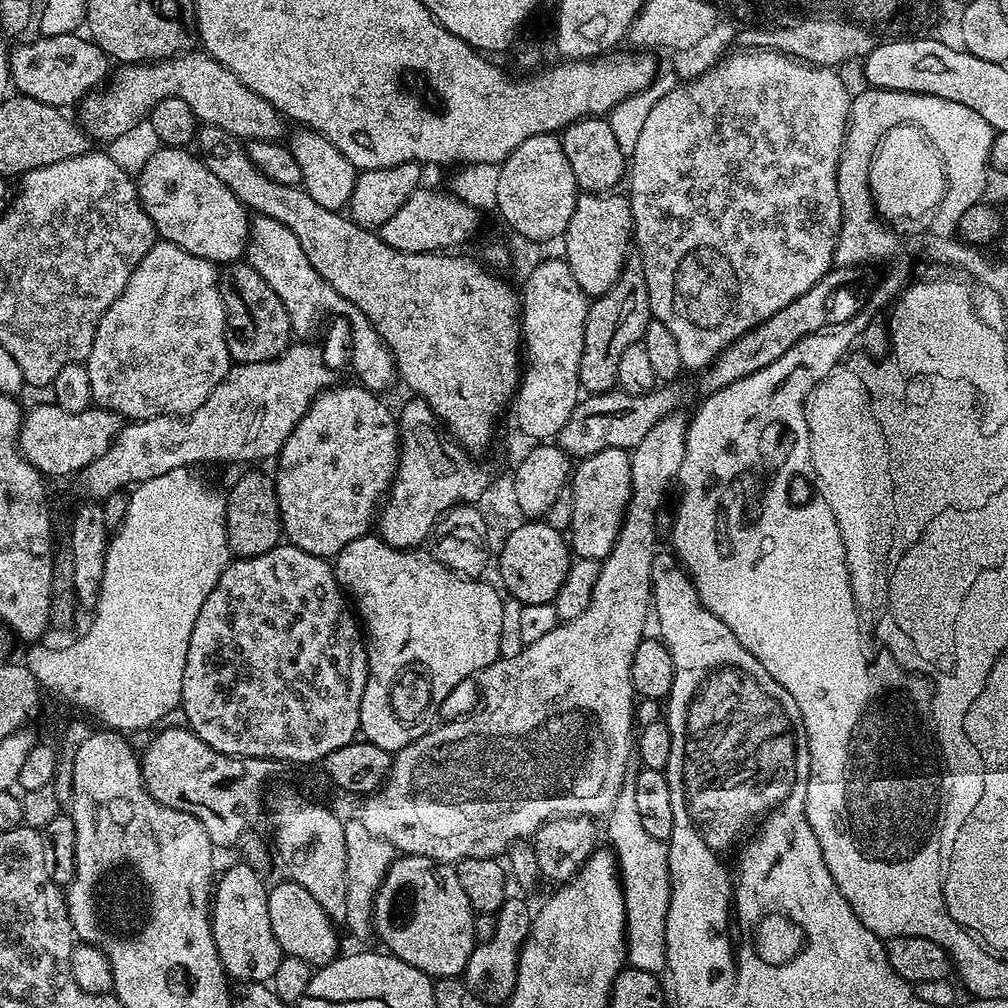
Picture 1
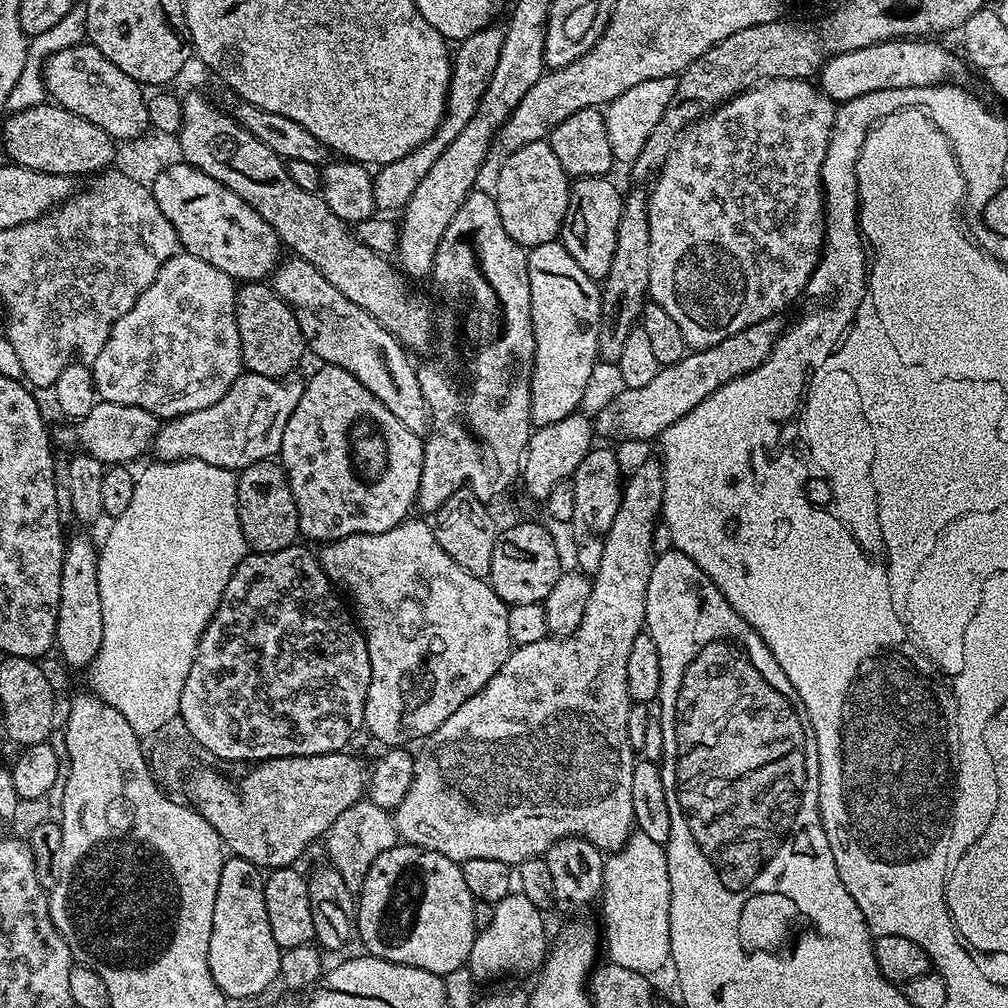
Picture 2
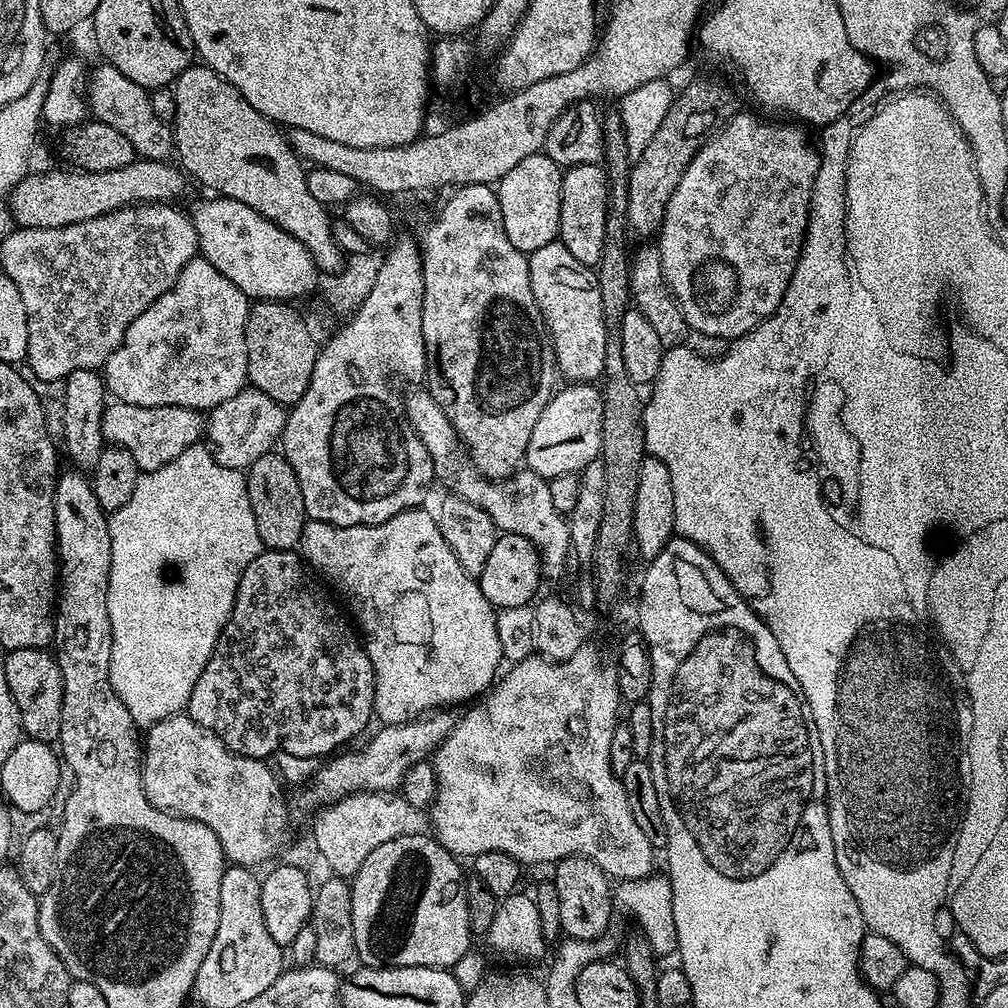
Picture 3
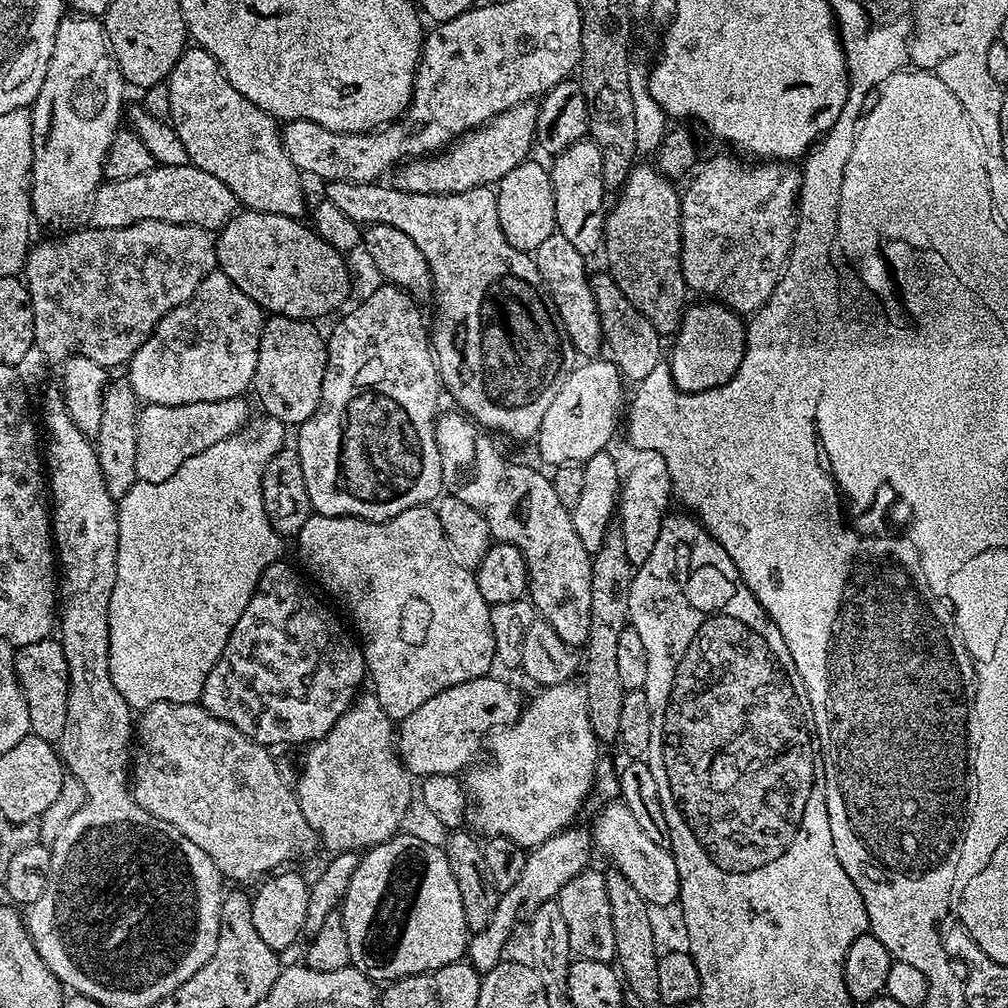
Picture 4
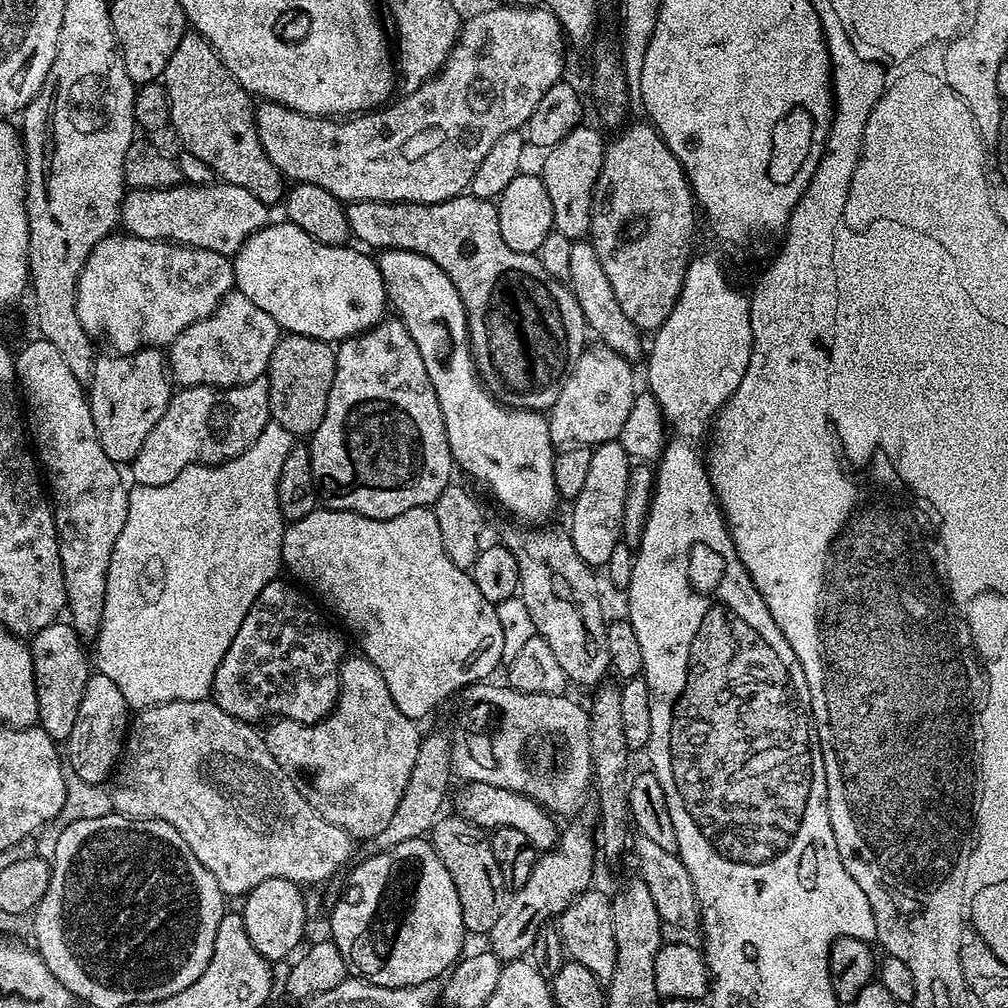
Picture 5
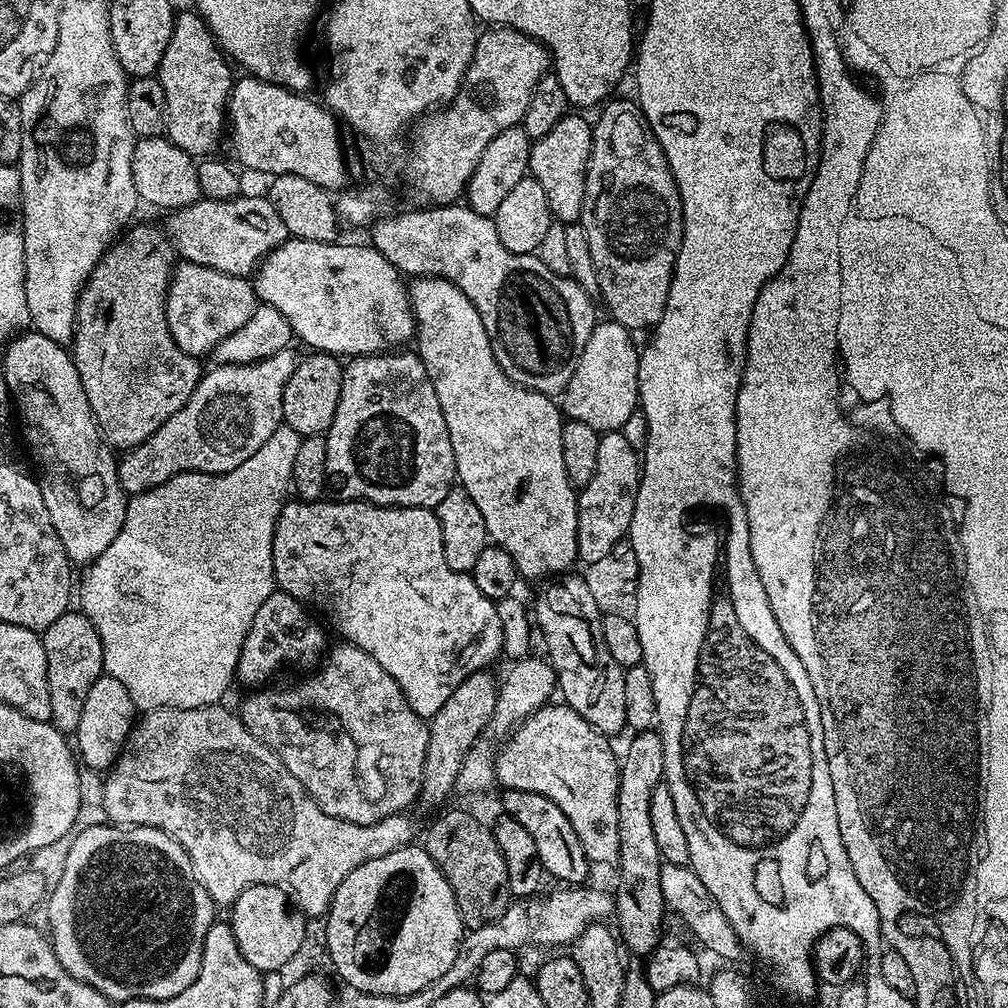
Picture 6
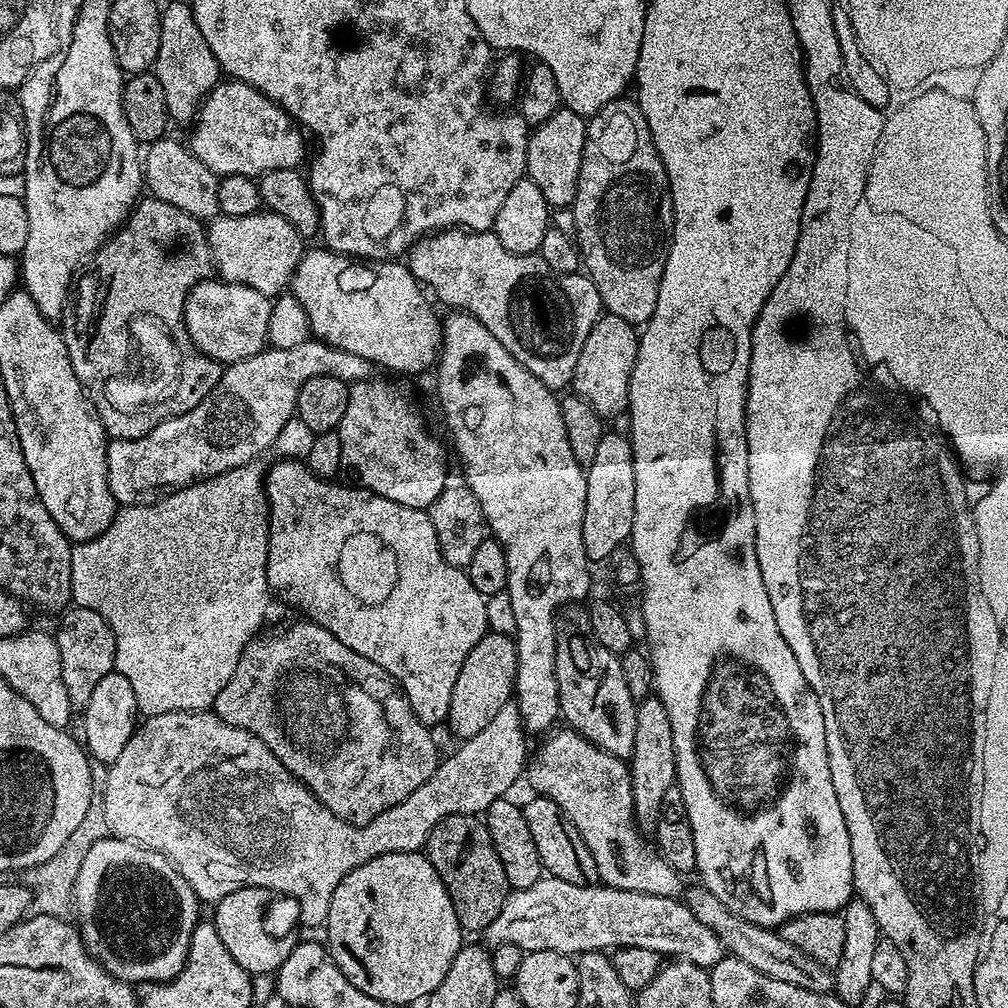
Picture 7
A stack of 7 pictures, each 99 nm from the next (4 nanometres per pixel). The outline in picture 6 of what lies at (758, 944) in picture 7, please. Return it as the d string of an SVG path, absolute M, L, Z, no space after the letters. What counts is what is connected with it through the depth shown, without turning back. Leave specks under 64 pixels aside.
M661 863L660 885L662 886L662 898L664 907L669 913L672 912L696 935L696 940L700 944L705 944L712 952L717 952L724 959L724 962L736 962L742 953L742 945L736 939L734 930L730 922L726 922L726 916L722 914L722 906L714 902L710 890L702 886L702 878L692 871L688 864Z

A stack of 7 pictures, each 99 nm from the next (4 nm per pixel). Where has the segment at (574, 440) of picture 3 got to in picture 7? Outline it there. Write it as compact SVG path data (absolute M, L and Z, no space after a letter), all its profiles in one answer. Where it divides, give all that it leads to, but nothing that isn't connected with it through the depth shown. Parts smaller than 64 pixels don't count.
M601 315L590 334L586 334L586 342L582 342L582 354L578 354L578 366L574 366L571 391L590 402L599 416L611 418L619 412L621 415L628 406L630 374L634 370L639 345L638 332L633 325L617 316Z

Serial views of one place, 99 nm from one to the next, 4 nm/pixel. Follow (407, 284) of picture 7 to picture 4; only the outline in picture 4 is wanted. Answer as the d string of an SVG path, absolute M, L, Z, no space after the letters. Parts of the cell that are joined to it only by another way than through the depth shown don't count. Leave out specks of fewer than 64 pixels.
M251 210L237 211L236 215L219 229L216 236L216 262L219 271L226 274L226 278L230 278L230 282L234 282L234 286L238 286L238 290L242 290L242 294L246 294L246 298L250 298L265 313L273 316L285 316L286 318L294 318L295 320L319 321L319 316L328 316L335 308L343 309L345 307L344 299L348 296L348 264L343 255L334 250L334 246L330 246L326 242L322 242L322 238L316 232L313 232L307 223L301 222L295 216L283 216L282 214L266 214L265 212L254 212Z

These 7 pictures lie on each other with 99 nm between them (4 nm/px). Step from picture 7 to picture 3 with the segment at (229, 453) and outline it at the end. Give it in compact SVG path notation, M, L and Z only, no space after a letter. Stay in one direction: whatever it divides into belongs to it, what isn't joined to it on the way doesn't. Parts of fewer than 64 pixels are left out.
M112 402L105 407L102 434L109 445L125 448L134 458L141 473L153 472L166 462L178 458L182 450L201 443L206 432L206 420L195 408L182 406L134 406Z

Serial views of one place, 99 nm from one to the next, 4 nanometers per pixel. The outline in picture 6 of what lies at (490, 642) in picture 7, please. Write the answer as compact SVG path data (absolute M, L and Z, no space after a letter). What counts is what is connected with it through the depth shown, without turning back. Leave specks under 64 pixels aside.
M481 670L468 675L446 698L445 705L429 719L426 761L423 762L423 774L418 781L418 798L422 804L438 806L453 788L455 790L467 752L487 729L498 691L495 679L492 680L489 674L489 671Z

